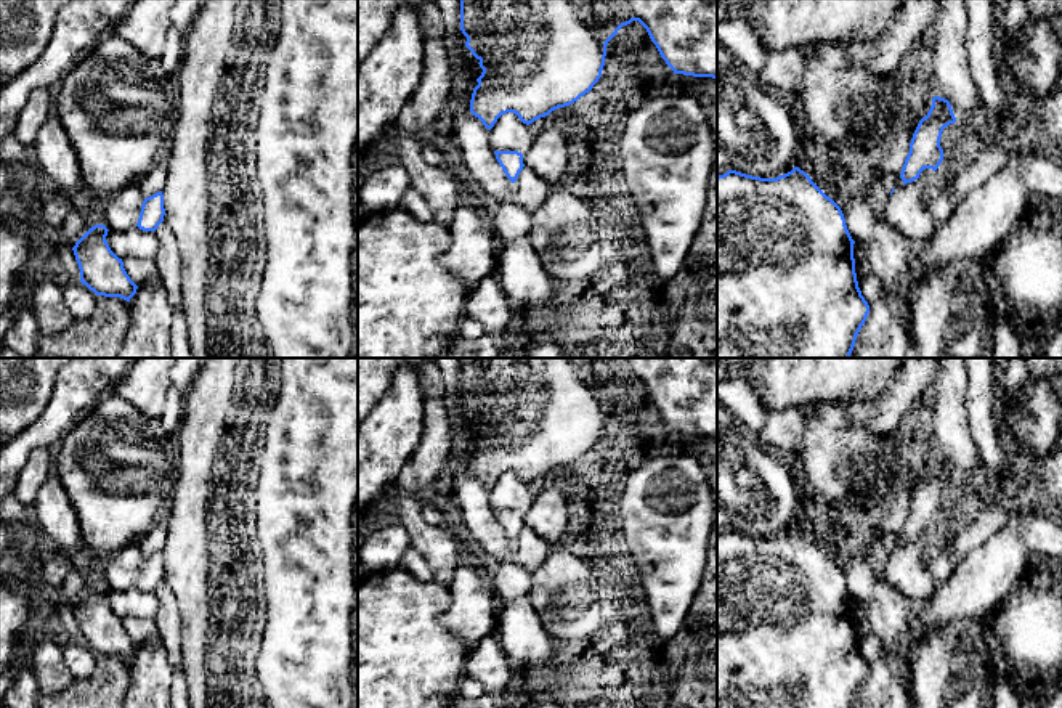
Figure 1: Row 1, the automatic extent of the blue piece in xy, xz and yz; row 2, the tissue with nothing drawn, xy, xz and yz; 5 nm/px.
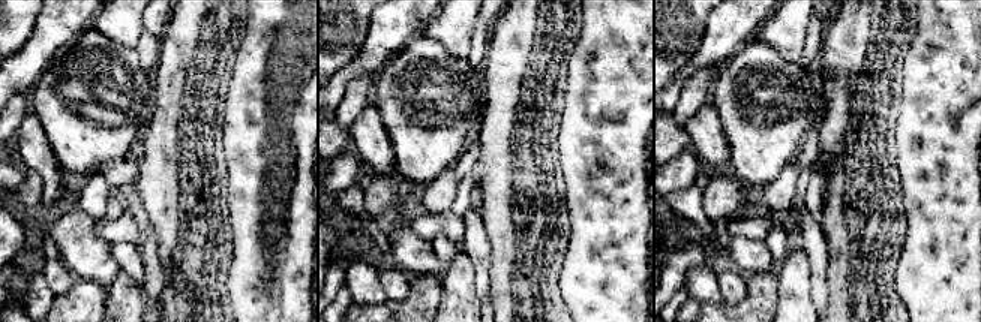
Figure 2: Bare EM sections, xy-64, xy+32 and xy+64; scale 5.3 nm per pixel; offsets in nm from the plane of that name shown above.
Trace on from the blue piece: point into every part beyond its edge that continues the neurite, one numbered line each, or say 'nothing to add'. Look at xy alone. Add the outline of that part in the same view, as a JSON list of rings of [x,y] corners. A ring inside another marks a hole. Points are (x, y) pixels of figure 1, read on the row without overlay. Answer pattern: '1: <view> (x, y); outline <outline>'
nothing to add

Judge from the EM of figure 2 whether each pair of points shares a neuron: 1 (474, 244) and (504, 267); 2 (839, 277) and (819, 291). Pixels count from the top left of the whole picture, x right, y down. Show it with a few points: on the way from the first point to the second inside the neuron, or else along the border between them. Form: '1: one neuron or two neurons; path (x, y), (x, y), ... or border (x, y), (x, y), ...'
1: two neurons; border (492, 253), (489, 292)
2: two neurons; border (827, 250), (828, 306)

